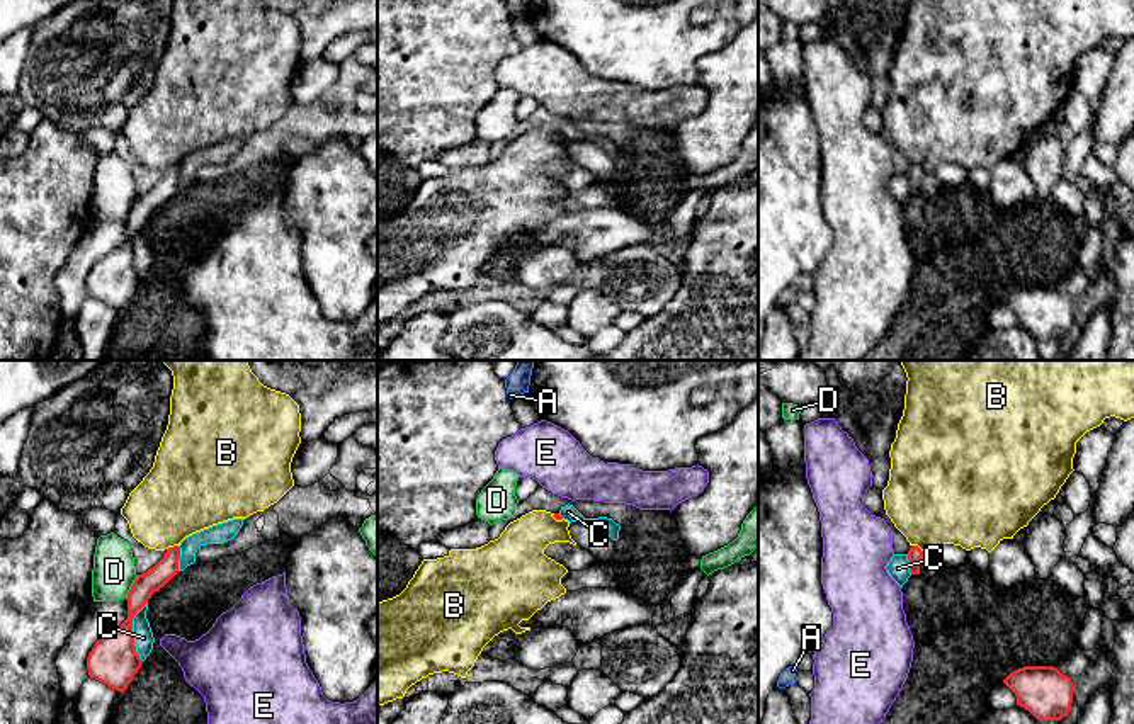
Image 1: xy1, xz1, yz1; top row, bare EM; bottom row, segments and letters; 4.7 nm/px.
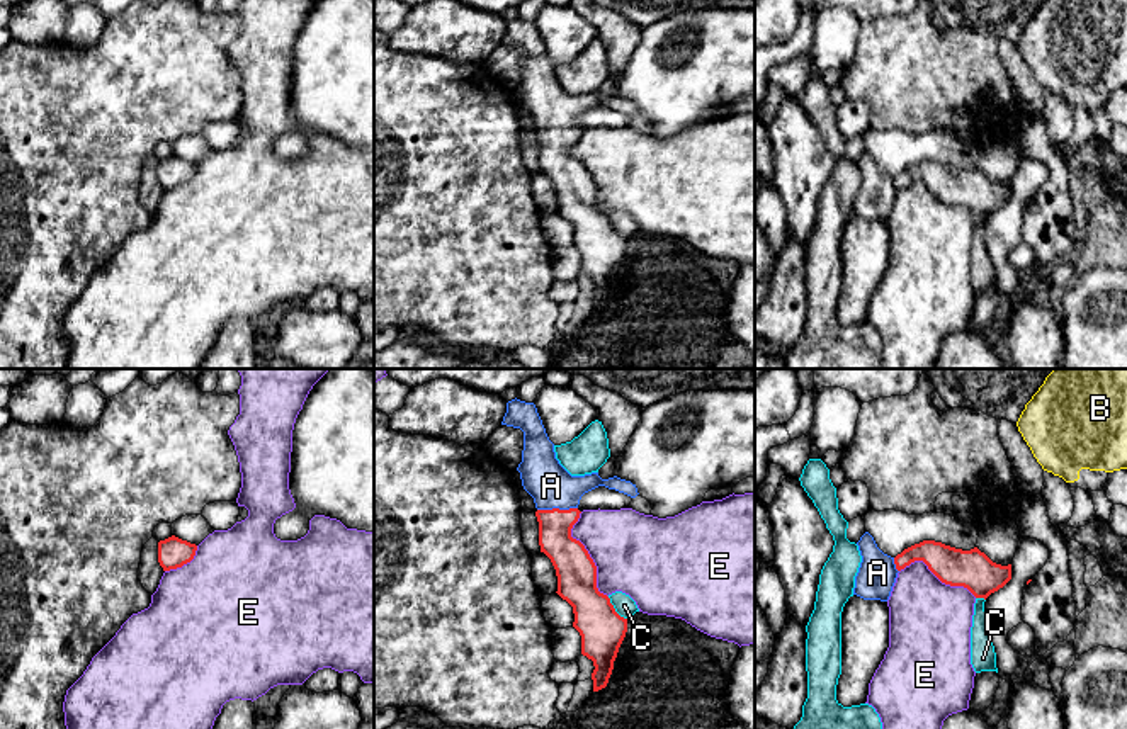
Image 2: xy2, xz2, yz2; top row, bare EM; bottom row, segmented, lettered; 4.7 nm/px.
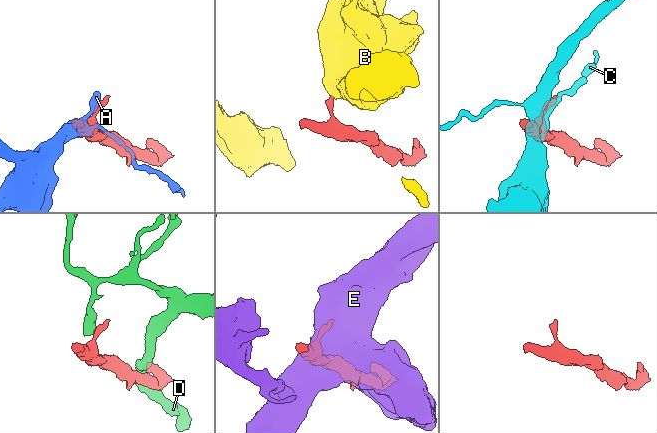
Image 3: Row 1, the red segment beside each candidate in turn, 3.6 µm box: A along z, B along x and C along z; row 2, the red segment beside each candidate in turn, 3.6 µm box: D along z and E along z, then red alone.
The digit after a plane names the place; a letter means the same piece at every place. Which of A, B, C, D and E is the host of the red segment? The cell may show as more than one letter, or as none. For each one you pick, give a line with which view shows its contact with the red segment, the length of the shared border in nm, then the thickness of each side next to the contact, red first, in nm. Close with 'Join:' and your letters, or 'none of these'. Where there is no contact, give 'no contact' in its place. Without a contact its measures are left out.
A: contact in xz2; length 190 nm; calibres 170 and 200 nm
Join: A

